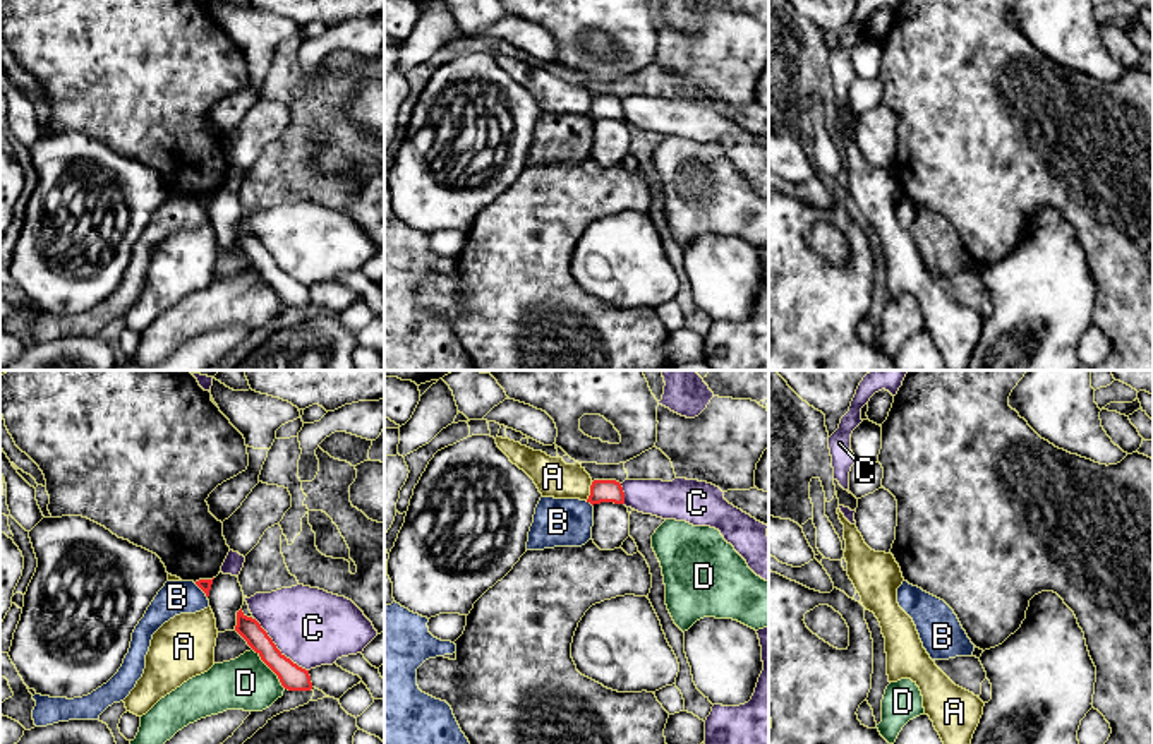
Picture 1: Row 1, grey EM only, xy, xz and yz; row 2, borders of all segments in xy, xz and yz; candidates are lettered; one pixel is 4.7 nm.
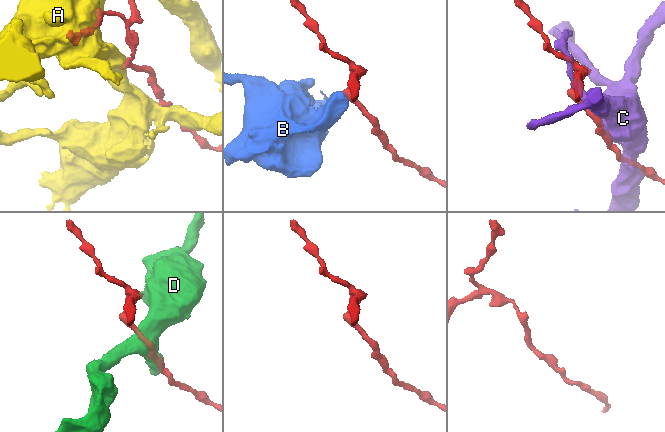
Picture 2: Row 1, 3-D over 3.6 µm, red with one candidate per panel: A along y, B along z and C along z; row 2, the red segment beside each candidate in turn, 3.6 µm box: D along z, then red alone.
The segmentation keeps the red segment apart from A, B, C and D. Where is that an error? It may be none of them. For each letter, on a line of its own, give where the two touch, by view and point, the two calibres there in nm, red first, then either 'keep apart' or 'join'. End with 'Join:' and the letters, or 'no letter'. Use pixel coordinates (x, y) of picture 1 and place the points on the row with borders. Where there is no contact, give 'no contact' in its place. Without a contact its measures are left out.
A: xz (591, 491) | 110/180 nm | keep apart
B: xy (201, 588) | 60/160 nm | keep apart
C: xy (277, 648) | 120/360 nm | keep apart
D: xy (270, 667) | 120/260 nm | keep apart
Join: no letter

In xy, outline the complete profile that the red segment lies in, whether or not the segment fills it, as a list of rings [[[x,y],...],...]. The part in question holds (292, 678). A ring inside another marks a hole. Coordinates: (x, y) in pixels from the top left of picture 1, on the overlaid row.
[[[242,609],[237,612],[235,631],[261,657],[261,660],[278,675],[281,686],[288,691],[311,691],[312,682],[309,670],[299,667],[287,658],[261,627],[261,624],[247,617]]]

